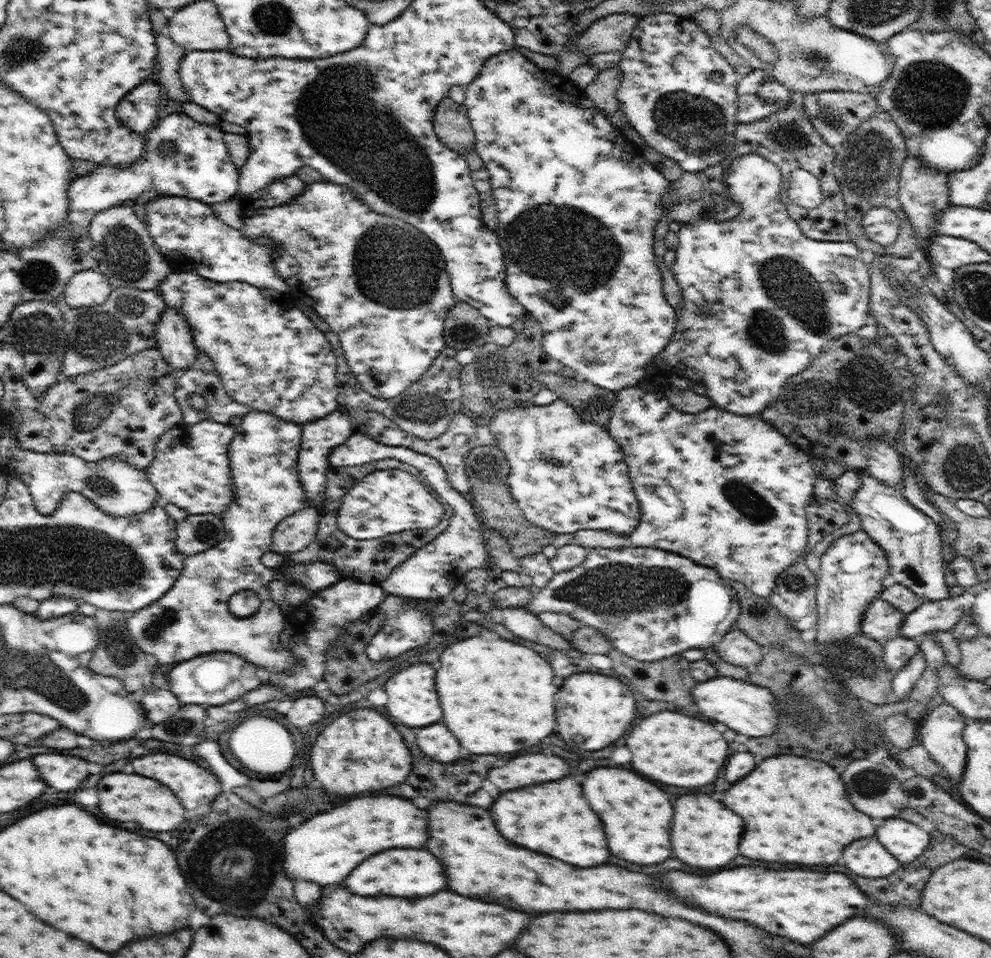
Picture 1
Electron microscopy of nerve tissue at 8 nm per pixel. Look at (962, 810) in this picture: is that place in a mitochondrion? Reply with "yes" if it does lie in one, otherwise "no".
no

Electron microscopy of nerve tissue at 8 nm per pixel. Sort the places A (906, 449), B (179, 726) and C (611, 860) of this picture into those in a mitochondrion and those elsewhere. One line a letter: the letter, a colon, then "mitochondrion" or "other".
A: other
B: mitochondrion
C: other

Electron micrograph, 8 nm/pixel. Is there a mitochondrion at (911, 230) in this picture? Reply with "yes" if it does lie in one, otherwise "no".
no

